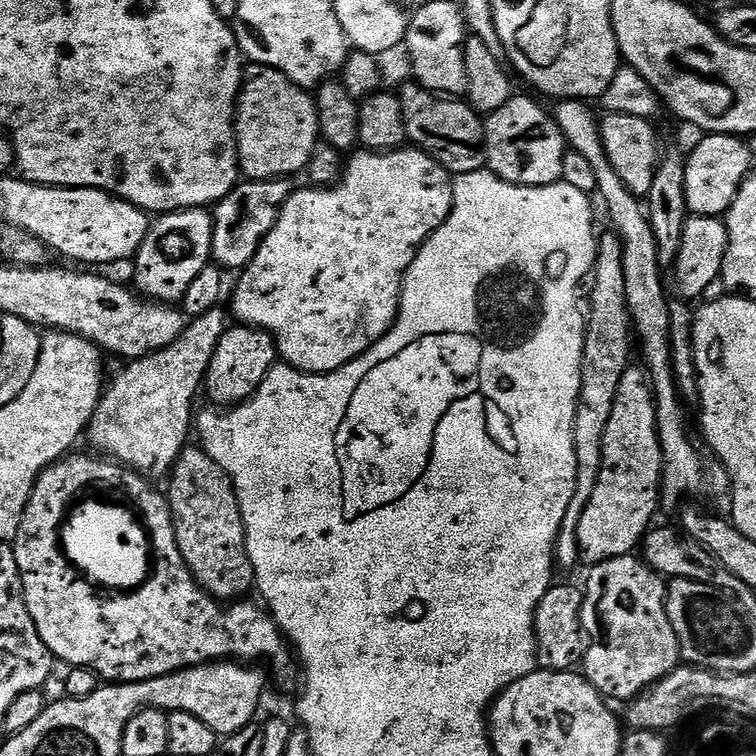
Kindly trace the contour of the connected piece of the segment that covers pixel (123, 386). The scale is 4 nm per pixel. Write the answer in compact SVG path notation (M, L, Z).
M218 306L206 314L191 317L170 346L125 363L125 368L113 380L111 377L86 433L86 440L97 448L93 448L97 453L145 478L164 478L171 473L181 450L189 443L188 432L190 436L194 428L192 399L196 391L201 391L210 358L214 358L214 350L229 327L226 312L225 316L223 307Z

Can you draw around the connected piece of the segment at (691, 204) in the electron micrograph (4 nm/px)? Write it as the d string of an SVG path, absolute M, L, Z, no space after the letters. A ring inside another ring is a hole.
M721 132L705 135L684 161L686 170L686 206L694 216L723 217L734 202L742 182L753 171L754 154L741 137L727 136Z

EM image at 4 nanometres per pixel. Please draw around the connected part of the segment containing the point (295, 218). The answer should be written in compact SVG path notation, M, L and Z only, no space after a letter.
M401 146L391 152L378 152L375 150L356 150L347 157L344 174L331 186L297 187L292 195L285 200L280 208L276 224L266 234L262 246L258 246L258 254L239 273L240 281L232 292L232 312L237 316L241 325L258 328L261 332L269 332L276 341L276 350L279 359L299 372L309 374L323 374L333 372L346 366L351 360L357 360L366 350L370 350L392 328L396 315L400 309L400 291L406 270L410 262L414 262L416 252L428 240L428 235L452 212L452 185L453 177L447 168L442 167L433 156L421 152L415 146Z

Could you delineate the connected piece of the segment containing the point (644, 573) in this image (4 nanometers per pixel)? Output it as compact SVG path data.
M632 554L602 562L589 572L592 573L588 576L588 585L583 585L582 588L584 605L580 611L580 624L586 637L582 674L609 701L635 701L639 692L646 691L651 684L652 687L659 685L681 663L678 638L670 626L664 605L665 577L659 576Z

